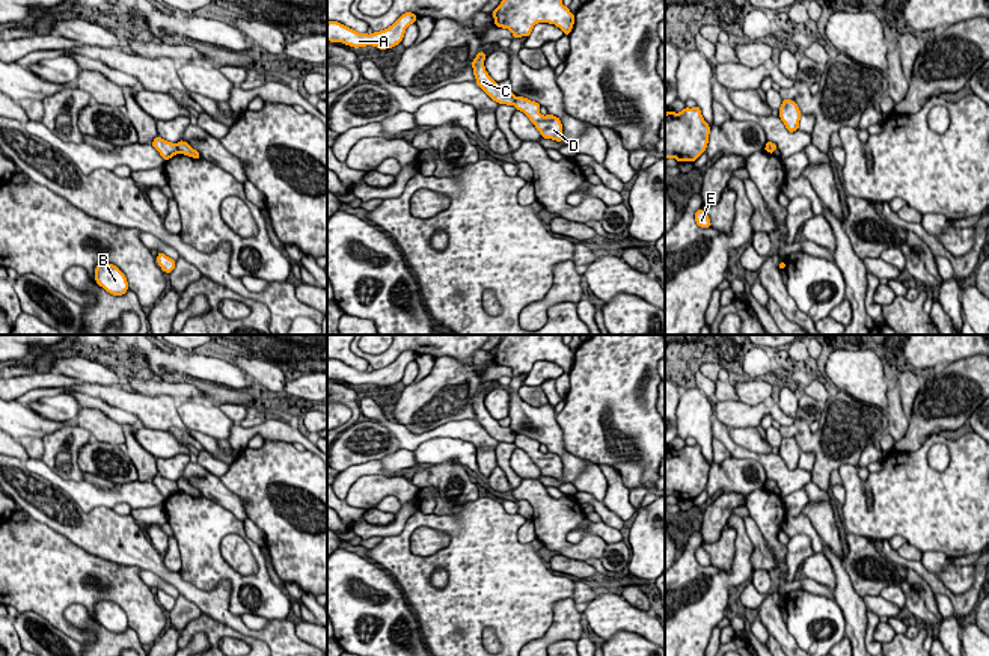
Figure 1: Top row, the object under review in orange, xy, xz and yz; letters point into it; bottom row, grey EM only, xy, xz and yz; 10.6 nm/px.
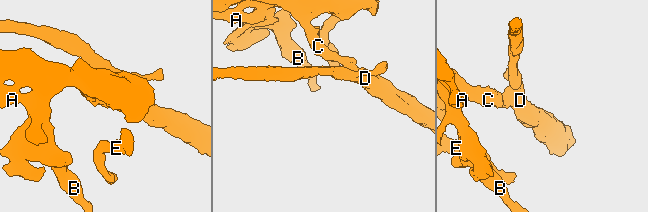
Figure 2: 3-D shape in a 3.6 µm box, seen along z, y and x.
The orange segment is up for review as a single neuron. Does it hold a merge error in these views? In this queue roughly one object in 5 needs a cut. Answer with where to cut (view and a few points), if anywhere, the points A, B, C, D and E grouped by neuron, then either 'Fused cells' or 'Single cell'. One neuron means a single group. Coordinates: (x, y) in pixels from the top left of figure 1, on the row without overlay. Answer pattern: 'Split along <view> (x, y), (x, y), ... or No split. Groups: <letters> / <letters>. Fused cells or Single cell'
Split along xy (175, 481), (178, 489). Groups: A B C E / D. Fused cells

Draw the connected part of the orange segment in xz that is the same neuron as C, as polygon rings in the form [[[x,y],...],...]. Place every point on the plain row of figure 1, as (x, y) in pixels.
[[[479,389],[472,400],[476,422],[498,442],[514,443],[516,433],[510,427],[501,427],[499,422],[488,413],[484,404],[485,391]]]

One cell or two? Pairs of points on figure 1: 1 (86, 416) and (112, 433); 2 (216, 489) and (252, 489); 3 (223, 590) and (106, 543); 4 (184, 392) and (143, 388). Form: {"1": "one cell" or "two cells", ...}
{"1": "one cell", "2": "two cells", "3": "one cell", "4": "one cell"}

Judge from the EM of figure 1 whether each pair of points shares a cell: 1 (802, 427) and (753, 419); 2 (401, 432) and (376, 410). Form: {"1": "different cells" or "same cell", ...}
{"1": "different cells", "2": "same cell"}

